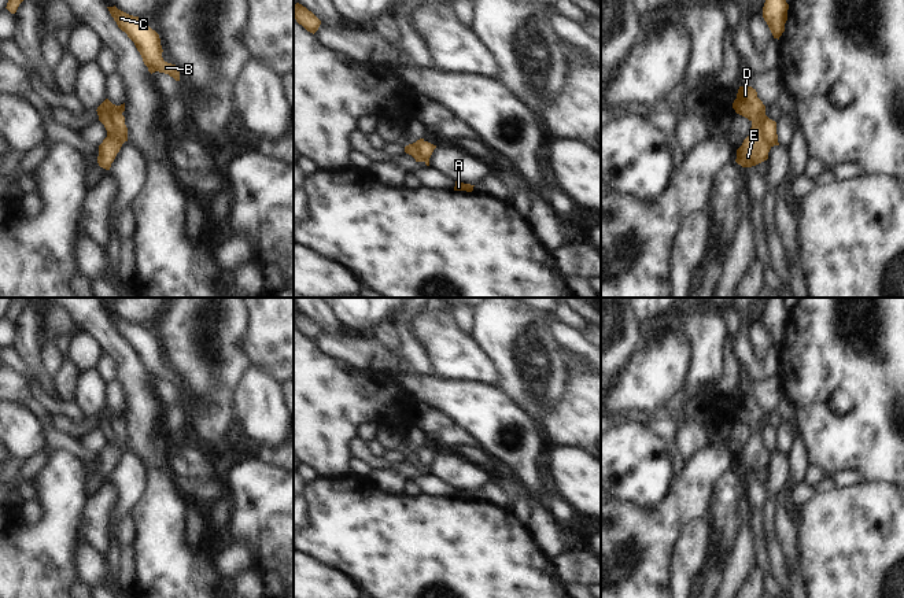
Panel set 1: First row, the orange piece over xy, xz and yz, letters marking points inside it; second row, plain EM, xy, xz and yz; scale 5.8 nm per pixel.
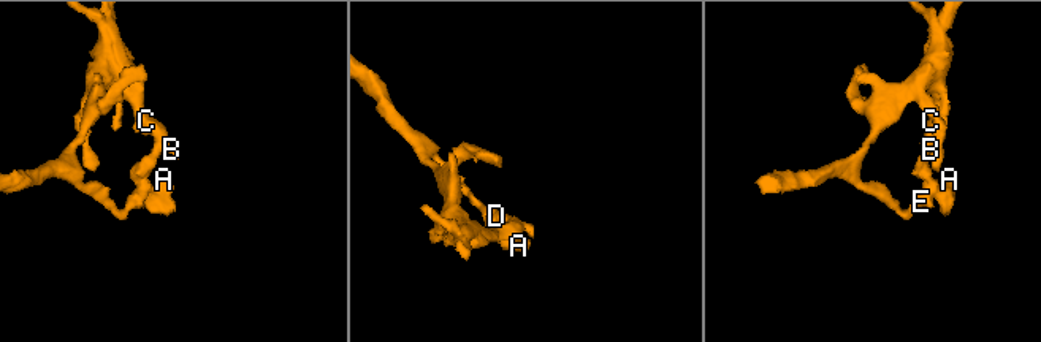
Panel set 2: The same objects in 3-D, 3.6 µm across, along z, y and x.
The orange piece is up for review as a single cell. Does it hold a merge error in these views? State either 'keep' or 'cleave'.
cleave

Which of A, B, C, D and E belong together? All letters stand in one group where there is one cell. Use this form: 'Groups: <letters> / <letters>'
Groups: A B C D / E

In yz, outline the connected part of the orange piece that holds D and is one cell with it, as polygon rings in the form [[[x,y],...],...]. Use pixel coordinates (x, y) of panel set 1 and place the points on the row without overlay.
[[[739,394],[737,406],[733,410],[733,416],[737,421],[748,425],[749,428],[754,428],[763,424],[763,443],[768,454],[771,455],[774,453],[779,453],[776,442],[776,429],[765,422],[765,413],[757,405],[756,396],[753,396],[752,394]]]

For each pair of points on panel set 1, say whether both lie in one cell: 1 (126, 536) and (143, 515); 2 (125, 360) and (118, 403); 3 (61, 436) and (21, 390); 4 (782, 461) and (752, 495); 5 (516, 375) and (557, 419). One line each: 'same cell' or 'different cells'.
1: different cells
2: different cells
3: same cell
4: different cells
5: different cells

